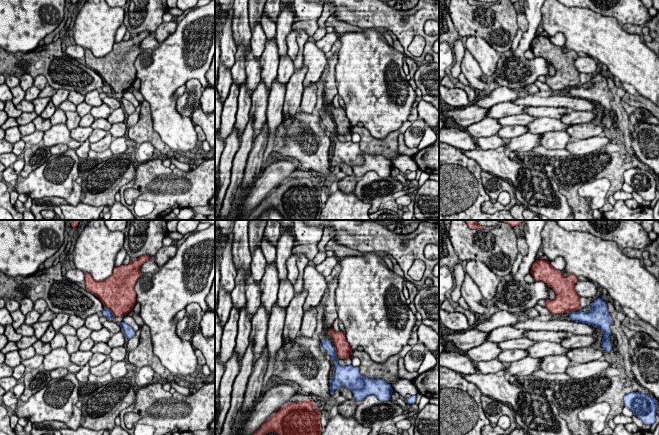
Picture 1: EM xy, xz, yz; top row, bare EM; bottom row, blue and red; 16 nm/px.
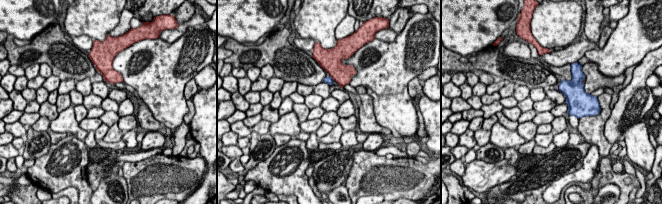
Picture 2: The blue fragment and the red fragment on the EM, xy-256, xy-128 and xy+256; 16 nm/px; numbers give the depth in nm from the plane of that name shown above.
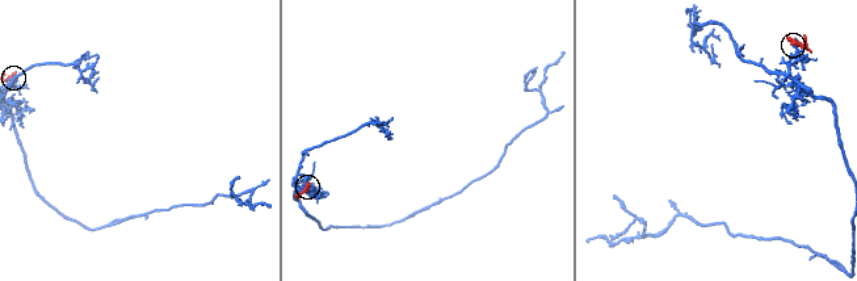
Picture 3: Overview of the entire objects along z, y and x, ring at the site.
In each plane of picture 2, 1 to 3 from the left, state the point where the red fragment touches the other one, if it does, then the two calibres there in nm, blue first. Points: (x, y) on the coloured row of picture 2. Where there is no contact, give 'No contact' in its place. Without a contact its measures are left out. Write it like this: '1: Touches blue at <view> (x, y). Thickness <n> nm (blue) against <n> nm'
1: No contact
2: Touches blue at xy-128 (331, 78). Thickness 120 nm (blue) against 320 nm
3: No contact

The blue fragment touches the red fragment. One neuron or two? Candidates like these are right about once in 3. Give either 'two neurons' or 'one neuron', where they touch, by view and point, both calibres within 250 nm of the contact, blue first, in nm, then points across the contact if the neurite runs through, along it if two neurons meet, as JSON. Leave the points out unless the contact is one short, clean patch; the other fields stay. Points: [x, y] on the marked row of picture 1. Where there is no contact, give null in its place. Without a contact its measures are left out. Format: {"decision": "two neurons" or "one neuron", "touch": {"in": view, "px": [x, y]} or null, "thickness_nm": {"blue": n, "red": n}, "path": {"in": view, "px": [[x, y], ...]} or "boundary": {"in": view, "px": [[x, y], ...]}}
{"decision": "two neurons", "touch": {"in": "xz", "px": [335, 354]}, "thickness_nm": {"blue": 140, "red": 240}}

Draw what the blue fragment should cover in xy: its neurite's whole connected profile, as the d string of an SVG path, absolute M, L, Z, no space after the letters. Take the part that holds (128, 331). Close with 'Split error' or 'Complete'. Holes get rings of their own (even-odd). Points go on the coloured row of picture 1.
M121 322L120 326L122 327L123 333L128 340L135 336L134 329L127 323Z. Complete

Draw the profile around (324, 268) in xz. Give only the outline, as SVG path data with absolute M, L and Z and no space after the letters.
M334 254L331 257L326 257L326 259L315 266L316 270L322 274L324 277L327 277L331 274L331 271L335 268L335 266L339 263L339 259Z

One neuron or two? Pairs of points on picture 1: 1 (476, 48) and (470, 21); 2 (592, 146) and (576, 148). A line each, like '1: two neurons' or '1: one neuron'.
1: two neurons
2: one neuron

